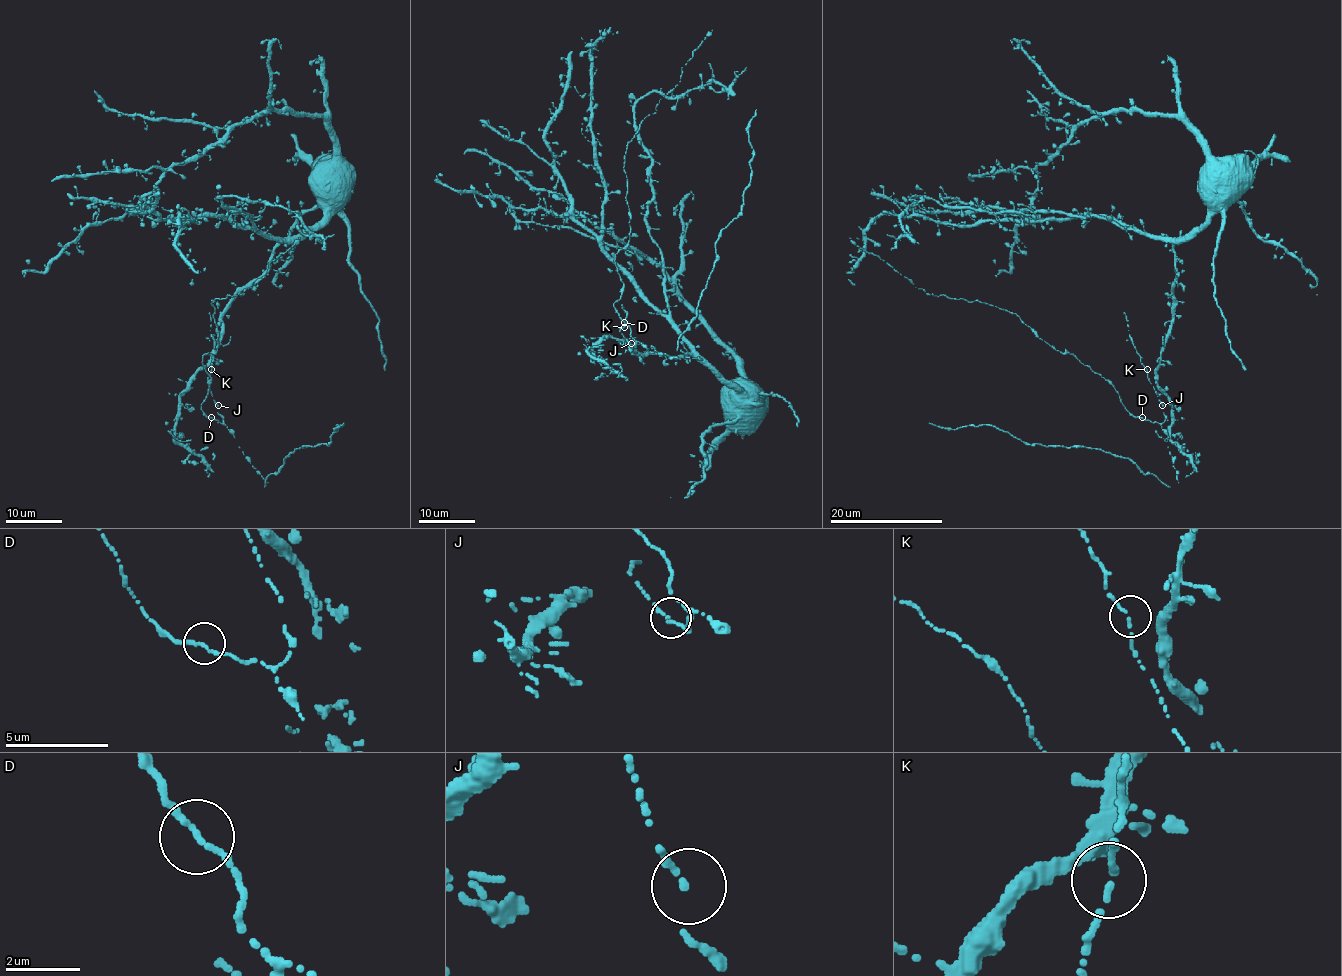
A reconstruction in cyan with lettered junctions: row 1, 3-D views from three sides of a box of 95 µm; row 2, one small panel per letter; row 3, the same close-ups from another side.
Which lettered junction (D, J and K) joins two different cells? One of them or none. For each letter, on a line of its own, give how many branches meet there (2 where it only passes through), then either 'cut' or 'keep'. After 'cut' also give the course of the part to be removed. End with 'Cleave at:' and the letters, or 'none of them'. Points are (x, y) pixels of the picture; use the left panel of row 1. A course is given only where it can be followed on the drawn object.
D: branches 2; keep
J: branches 2; keep
K: branches 2; keep
Cleave at: none of them

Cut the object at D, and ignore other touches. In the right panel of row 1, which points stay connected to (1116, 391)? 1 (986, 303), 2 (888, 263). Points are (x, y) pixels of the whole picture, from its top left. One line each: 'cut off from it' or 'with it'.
1: with it
2: with it

